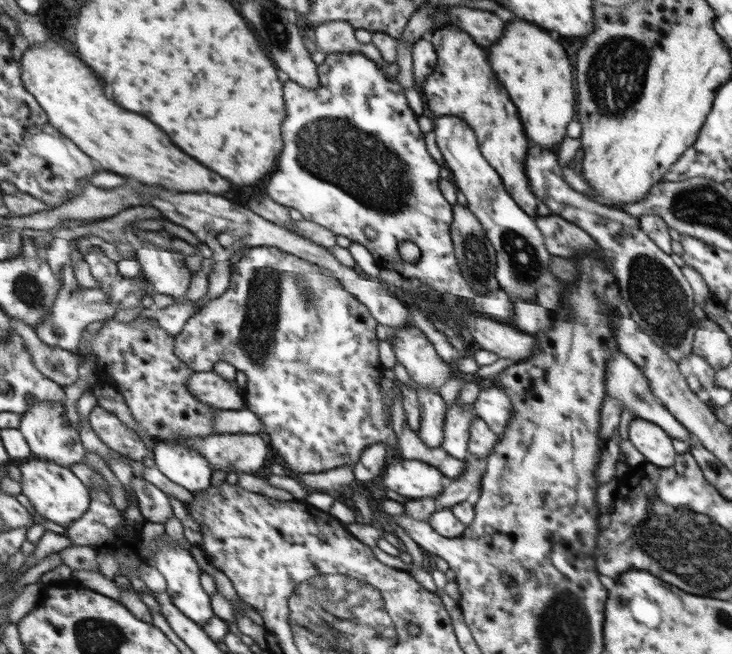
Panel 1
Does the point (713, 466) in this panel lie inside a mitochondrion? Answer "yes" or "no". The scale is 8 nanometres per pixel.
yes

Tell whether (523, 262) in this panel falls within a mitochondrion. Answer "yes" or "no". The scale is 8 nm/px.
yes

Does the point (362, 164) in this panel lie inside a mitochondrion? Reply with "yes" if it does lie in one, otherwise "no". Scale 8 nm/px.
yes

